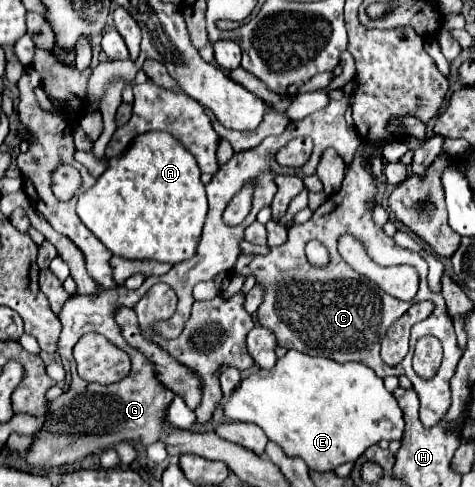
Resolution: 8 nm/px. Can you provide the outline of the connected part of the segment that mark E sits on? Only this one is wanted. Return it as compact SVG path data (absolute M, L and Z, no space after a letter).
M288 351L270 371L256 371L240 383L226 401L224 415L232 421L248 421L264 429L266 437L276 441L290 457L302 457L314 471L332 471L342 463L356 461L368 447L386 439L402 439L404 419L394 395L386 391L382 379L364 363L336 363L326 357L310 357L300 351Z

